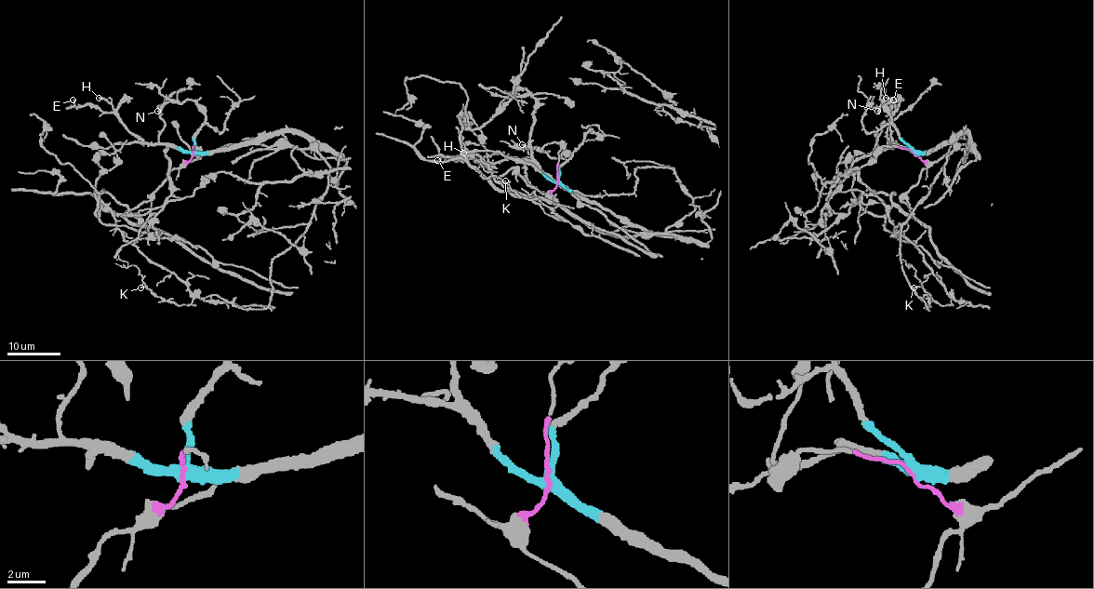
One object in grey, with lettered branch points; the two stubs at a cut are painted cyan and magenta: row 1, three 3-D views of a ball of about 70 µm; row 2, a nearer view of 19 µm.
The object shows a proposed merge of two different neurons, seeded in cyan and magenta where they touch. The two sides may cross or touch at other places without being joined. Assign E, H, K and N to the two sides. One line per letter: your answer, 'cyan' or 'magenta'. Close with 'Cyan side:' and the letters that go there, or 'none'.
E: cyan
H: cyan
K: magenta
N: cyan
Cyan side: E, H, N

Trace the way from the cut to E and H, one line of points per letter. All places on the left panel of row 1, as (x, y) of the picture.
E: (193, 152), (164, 143), (147, 143), (135, 137), (113, 112), (102, 112), (93, 106), (76, 106), (73, 100)
H: (193, 152), (164, 143), (147, 143), (135, 137), (110, 103), (98, 97)

